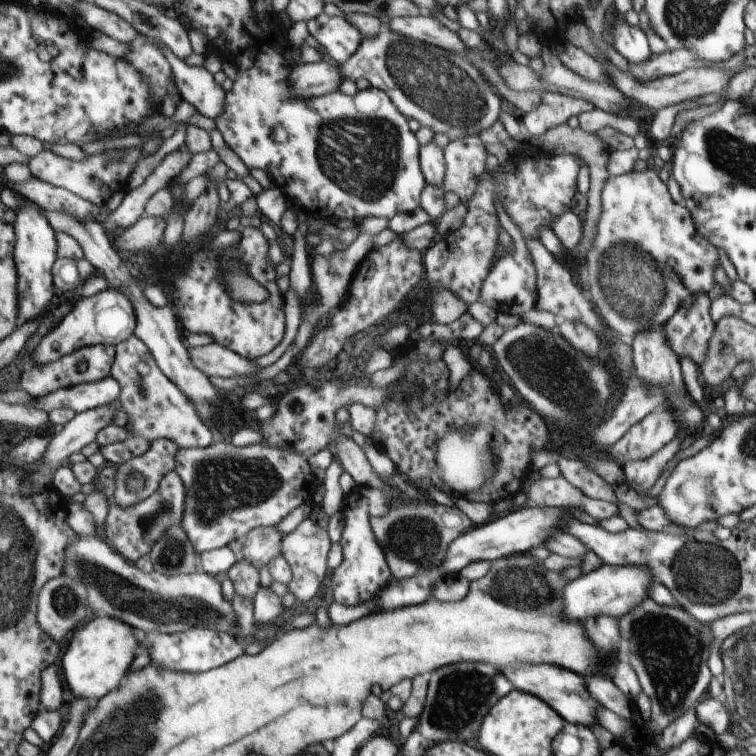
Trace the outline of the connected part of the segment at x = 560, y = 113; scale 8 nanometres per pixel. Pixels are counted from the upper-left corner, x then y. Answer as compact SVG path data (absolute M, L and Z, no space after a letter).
M542 93L540 106L525 113L521 122L526 126L526 137L543 136L550 128L566 123L572 116L592 111L596 106L583 99L559 93Z

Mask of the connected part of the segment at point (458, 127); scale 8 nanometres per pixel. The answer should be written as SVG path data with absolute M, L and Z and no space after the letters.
M381 24L379 34L372 39L362 38L361 47L348 61L339 64L344 78L355 81L359 77L368 80L371 87L382 90L394 102L398 111L409 120L416 120L428 127L437 136L446 135L450 141L461 137L482 134L489 130L498 118L502 100L496 96L486 78L462 55L446 51L441 47L414 41L392 31L388 24Z

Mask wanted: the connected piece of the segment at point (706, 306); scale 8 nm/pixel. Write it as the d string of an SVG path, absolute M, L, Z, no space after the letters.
M708 293L691 297L664 326L666 345L677 358L690 358L697 367L706 360L709 340L714 335L716 321L710 312L712 301Z

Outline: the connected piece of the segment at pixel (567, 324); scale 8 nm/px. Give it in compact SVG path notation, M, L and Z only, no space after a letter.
M557 320L558 330L560 334L584 355L588 355L590 359L598 359L600 354L600 345L602 341L593 332L592 329L586 327L578 320Z

